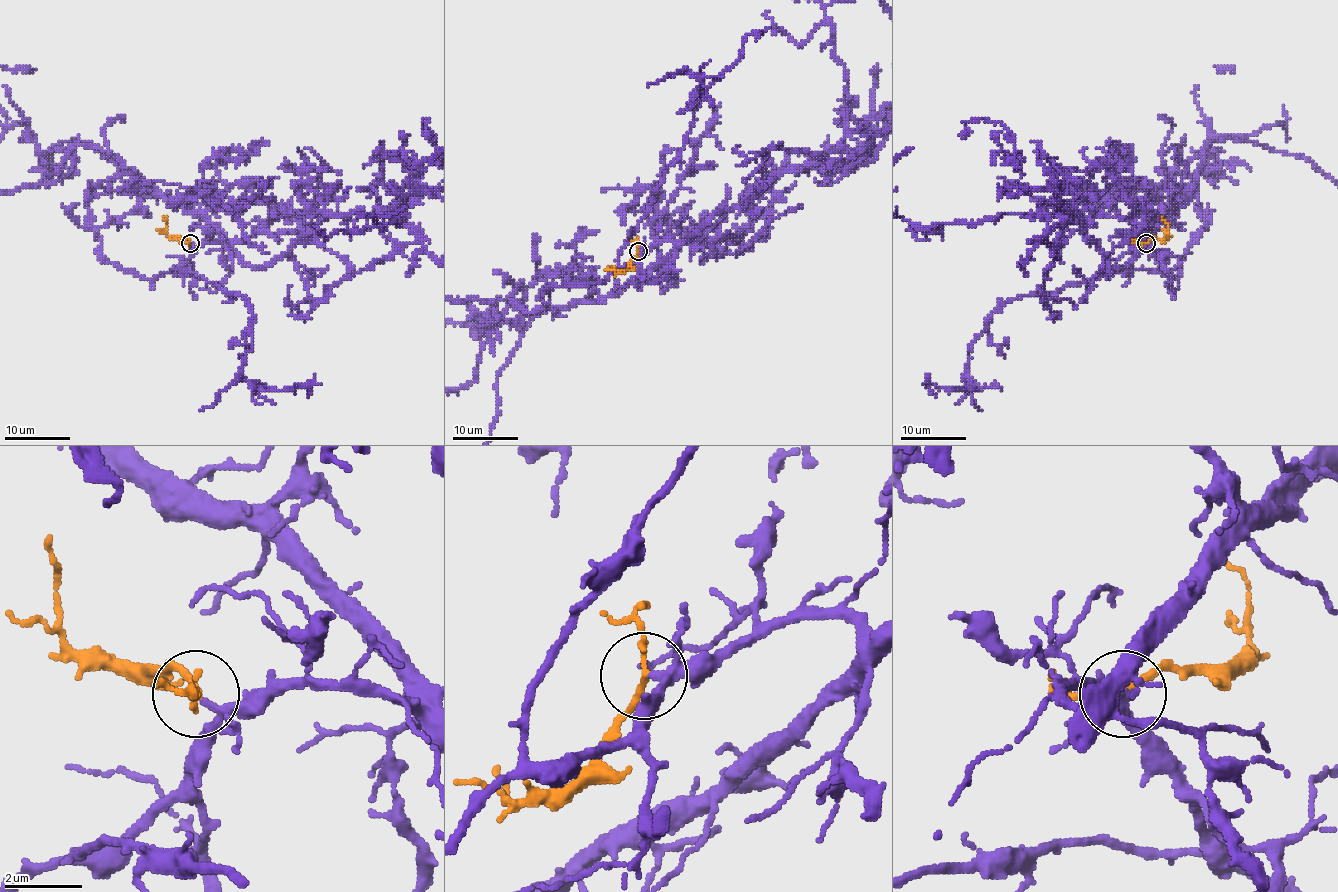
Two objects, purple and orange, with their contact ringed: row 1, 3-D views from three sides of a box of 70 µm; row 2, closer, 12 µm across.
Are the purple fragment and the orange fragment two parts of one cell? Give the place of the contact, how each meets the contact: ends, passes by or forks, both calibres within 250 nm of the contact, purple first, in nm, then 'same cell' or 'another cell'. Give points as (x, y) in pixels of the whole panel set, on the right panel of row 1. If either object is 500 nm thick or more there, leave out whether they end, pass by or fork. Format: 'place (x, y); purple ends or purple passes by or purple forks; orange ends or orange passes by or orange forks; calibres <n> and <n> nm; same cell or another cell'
place (1146, 243); purple forks; orange forks; calibres 160 and 120 nm; same cell

